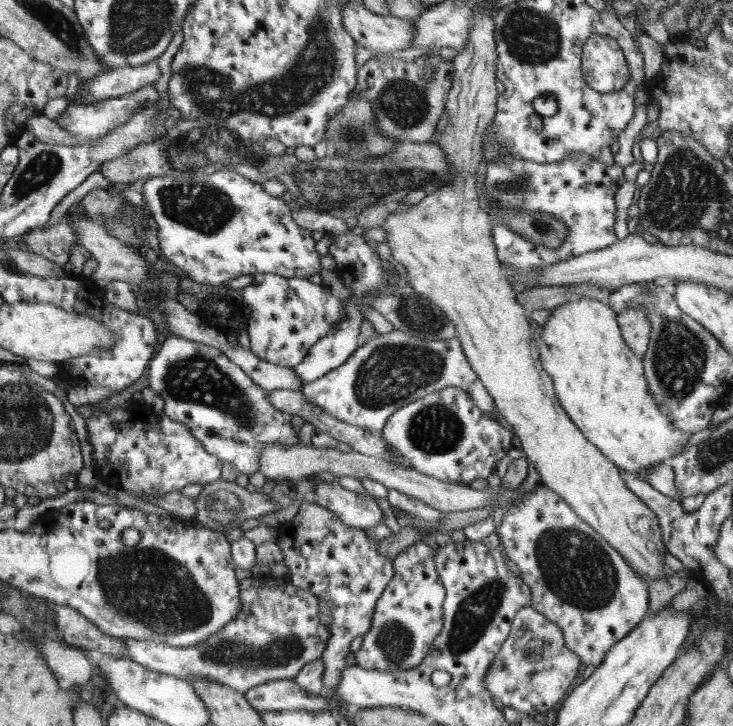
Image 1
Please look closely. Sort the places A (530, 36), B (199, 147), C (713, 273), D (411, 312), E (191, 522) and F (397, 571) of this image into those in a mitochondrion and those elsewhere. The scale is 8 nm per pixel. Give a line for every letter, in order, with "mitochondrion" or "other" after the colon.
A: mitochondrion
B: mitochondrion
C: other
D: mitochondrion
E: other
F: other

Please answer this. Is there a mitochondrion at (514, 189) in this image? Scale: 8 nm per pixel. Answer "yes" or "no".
yes

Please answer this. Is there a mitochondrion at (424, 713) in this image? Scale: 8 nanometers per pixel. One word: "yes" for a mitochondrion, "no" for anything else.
no

